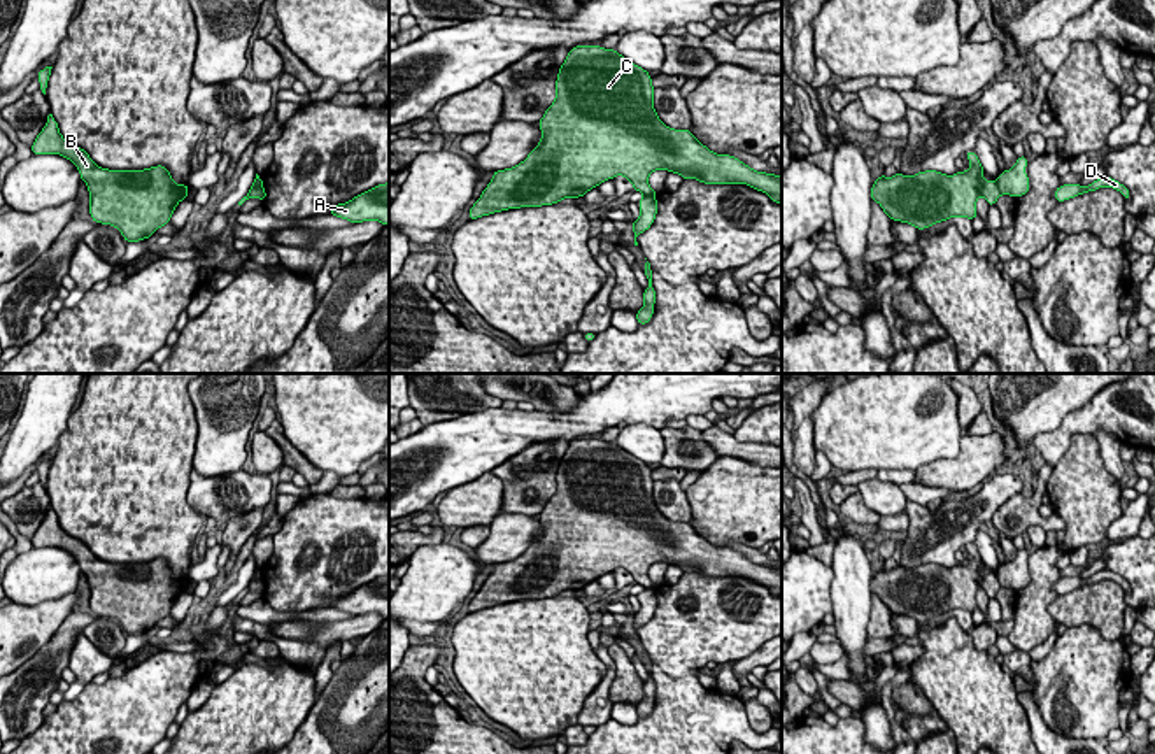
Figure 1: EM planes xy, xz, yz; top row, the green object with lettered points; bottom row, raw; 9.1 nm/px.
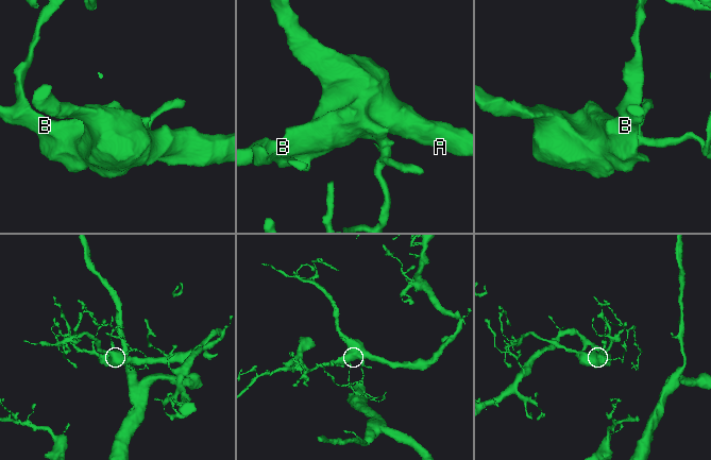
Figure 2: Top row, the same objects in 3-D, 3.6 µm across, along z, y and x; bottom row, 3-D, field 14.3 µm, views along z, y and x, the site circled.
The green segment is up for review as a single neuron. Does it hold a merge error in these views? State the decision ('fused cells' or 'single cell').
fused cells

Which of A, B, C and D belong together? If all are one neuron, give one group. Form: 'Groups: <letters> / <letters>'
Groups: A B C / D

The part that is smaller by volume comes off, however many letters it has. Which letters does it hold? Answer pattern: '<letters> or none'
D

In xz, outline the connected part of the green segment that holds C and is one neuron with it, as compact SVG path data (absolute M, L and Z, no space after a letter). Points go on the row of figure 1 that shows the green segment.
M571 47L557 74L556 100L538 126L540 144L517 167L492 172L468 219L580 198L617 175L624 175L643 196L655 196L648 175L663 168L703 184L747 184L782 205L782 175L757 172L734 156L710 151L691 130L666 126L654 109L650 74L615 49Z

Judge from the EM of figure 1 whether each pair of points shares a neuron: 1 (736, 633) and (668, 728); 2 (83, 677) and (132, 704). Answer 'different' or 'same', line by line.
1: same
2: different

